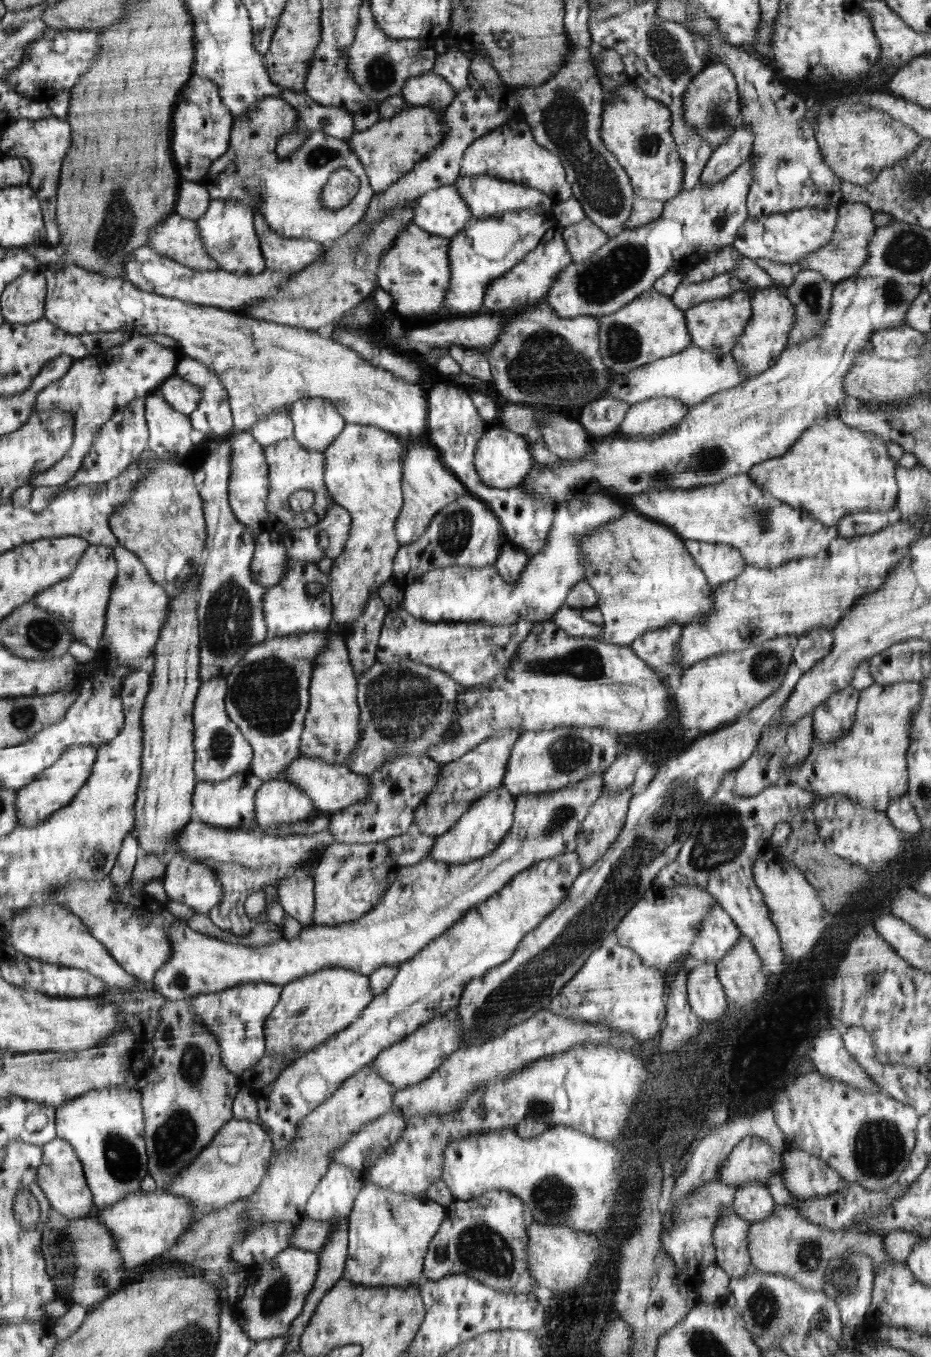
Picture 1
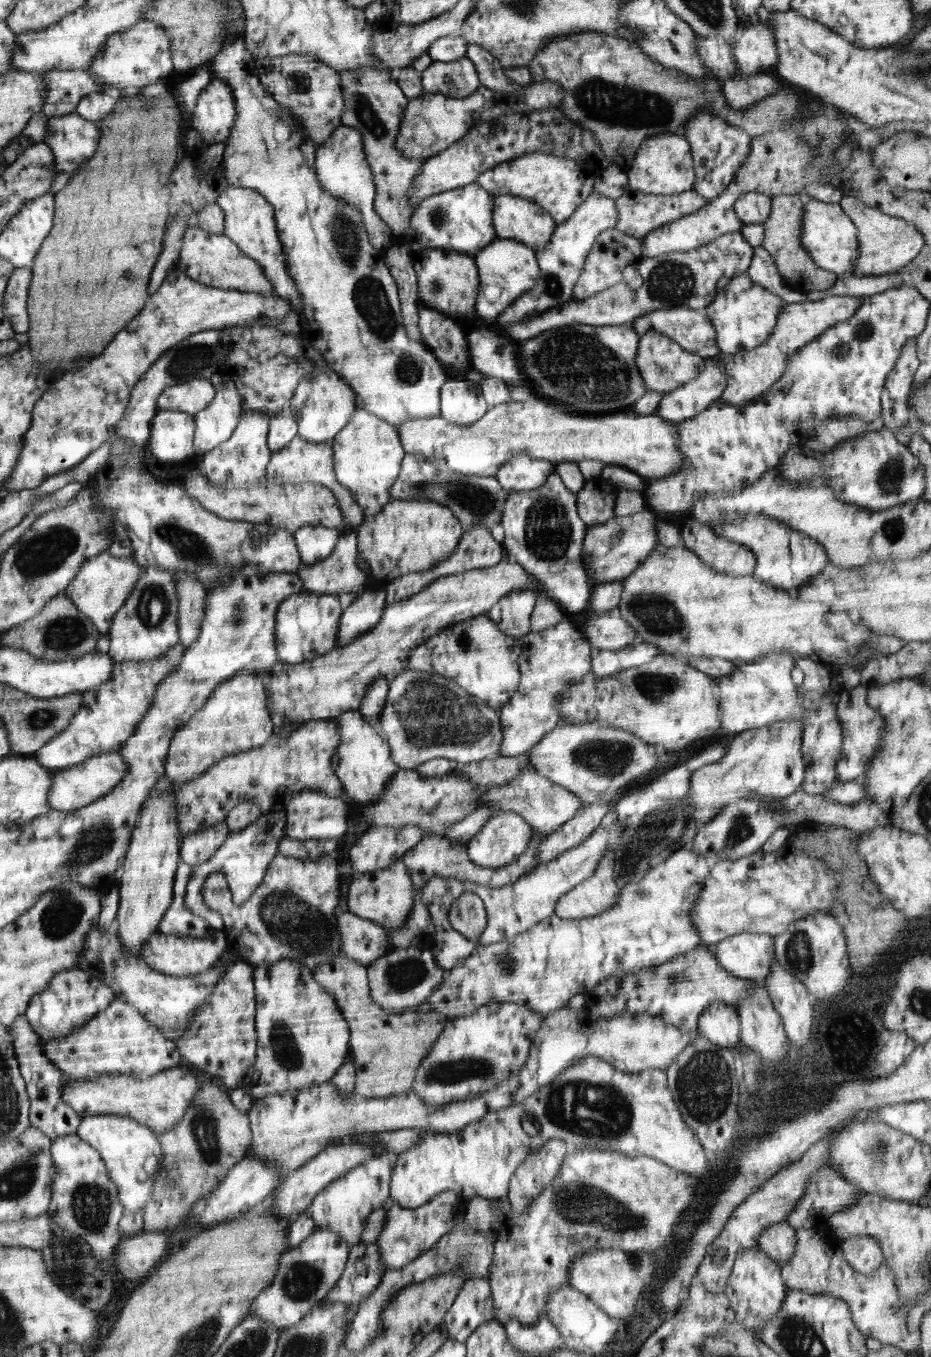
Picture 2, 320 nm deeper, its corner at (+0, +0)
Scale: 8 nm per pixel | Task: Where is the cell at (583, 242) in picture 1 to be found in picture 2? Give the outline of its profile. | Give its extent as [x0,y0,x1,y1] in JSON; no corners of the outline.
[572,228,643,300]

